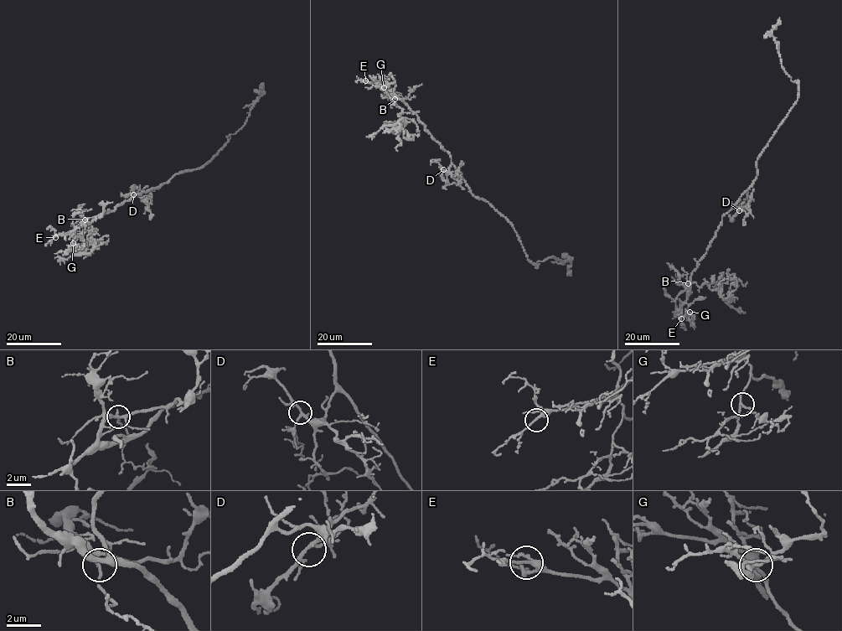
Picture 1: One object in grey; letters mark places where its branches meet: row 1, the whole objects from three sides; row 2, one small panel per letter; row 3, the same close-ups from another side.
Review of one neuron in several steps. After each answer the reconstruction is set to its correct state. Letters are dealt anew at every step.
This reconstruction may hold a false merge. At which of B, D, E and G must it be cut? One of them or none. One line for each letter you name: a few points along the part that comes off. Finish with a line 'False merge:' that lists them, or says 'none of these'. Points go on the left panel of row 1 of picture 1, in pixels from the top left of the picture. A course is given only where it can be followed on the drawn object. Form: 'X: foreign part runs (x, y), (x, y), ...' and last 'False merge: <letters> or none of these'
False merge: none of these

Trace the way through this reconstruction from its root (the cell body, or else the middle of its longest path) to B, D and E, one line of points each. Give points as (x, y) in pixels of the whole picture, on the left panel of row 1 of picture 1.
B: (149, 190), (136, 194), (90, 223), (83, 223), (81, 221), (85, 219)
D: (149, 190), (133, 194)
E: (149, 190), (136, 194), (90, 223), (55, 237)

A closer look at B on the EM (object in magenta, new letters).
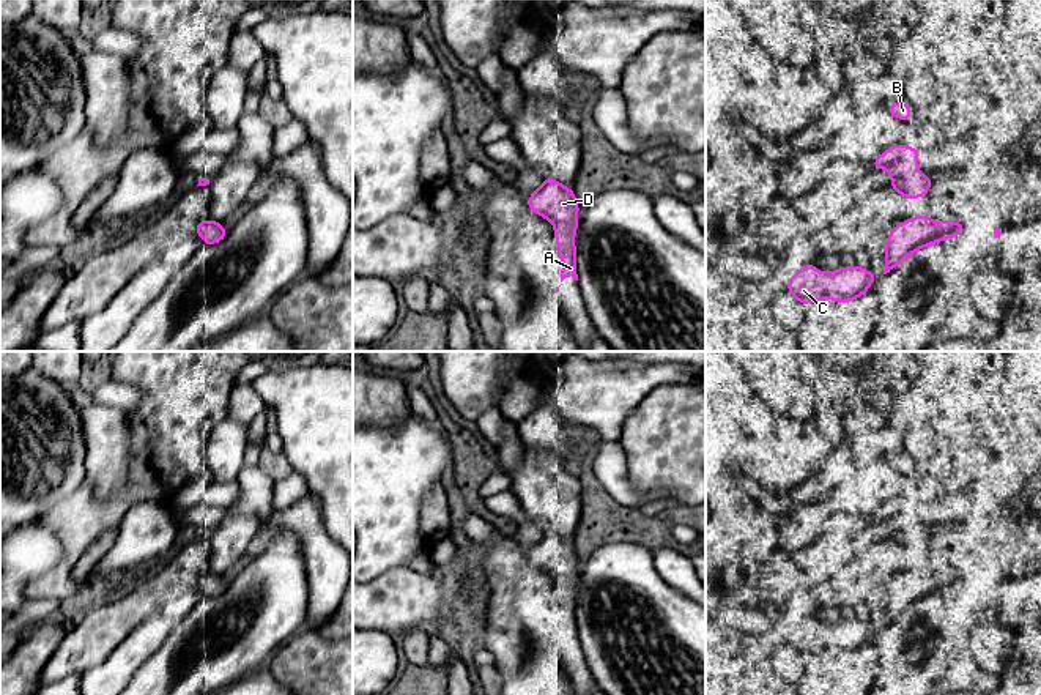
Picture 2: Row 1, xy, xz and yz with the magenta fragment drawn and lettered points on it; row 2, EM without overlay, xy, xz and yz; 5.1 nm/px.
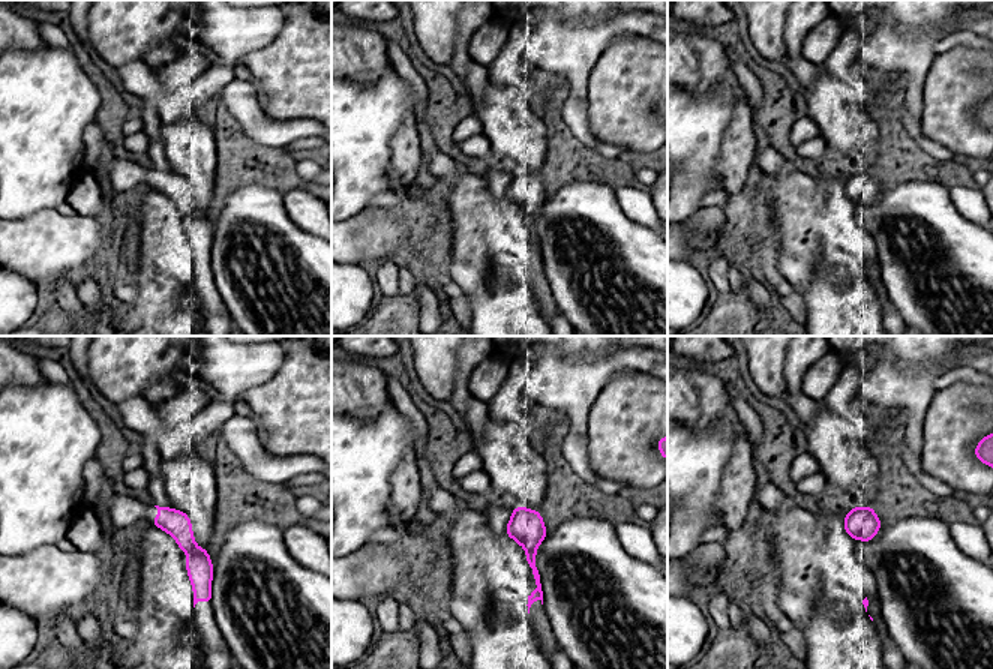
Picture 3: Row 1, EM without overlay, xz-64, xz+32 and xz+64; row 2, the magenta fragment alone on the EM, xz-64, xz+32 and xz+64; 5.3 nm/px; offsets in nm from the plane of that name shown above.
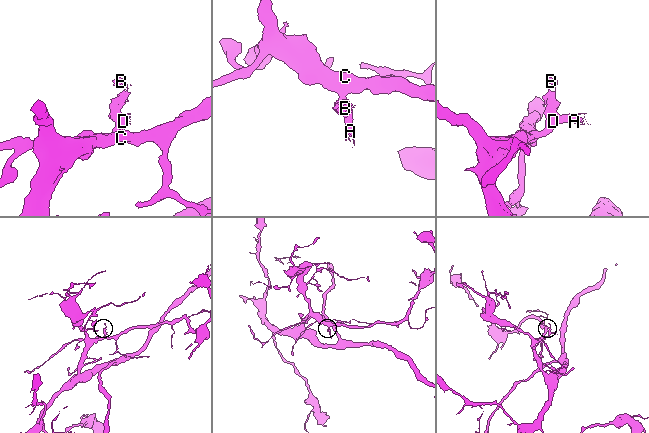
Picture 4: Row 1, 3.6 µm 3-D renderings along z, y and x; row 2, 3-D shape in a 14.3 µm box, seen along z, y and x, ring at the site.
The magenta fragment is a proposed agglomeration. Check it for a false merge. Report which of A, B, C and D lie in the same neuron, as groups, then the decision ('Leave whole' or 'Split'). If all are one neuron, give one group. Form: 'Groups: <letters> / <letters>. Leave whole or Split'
Groups: A B C D. Leave whole

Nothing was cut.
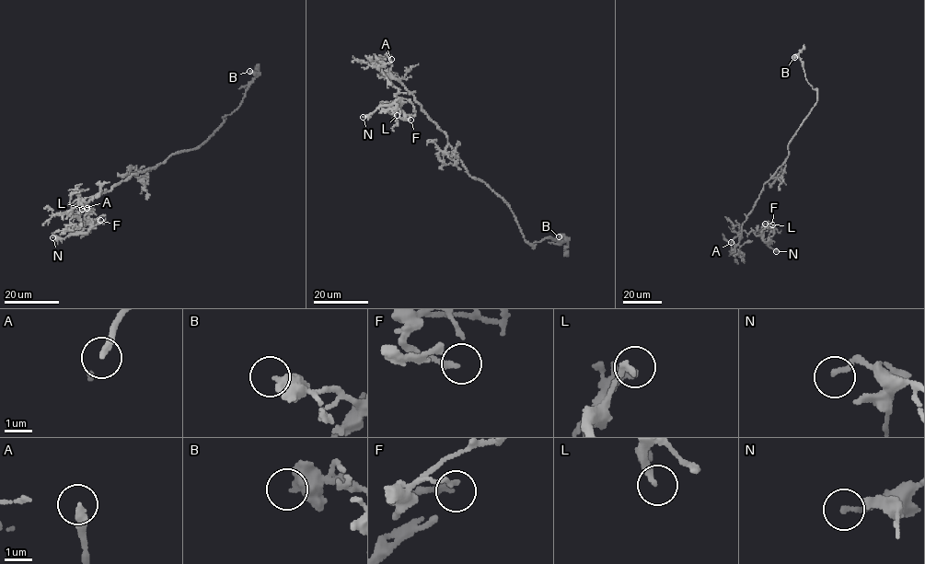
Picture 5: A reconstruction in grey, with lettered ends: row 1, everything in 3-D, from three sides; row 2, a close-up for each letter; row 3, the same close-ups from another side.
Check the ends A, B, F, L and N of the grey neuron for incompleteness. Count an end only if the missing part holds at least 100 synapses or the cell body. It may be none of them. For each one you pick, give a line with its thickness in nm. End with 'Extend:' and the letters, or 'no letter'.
A: 280 nm thick
Extend: A

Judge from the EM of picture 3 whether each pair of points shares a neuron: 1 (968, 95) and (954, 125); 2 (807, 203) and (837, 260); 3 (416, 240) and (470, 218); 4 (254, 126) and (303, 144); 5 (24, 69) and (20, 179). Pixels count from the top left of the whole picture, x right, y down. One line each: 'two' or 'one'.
1: one
2: two
3: two
4: two
5: one

